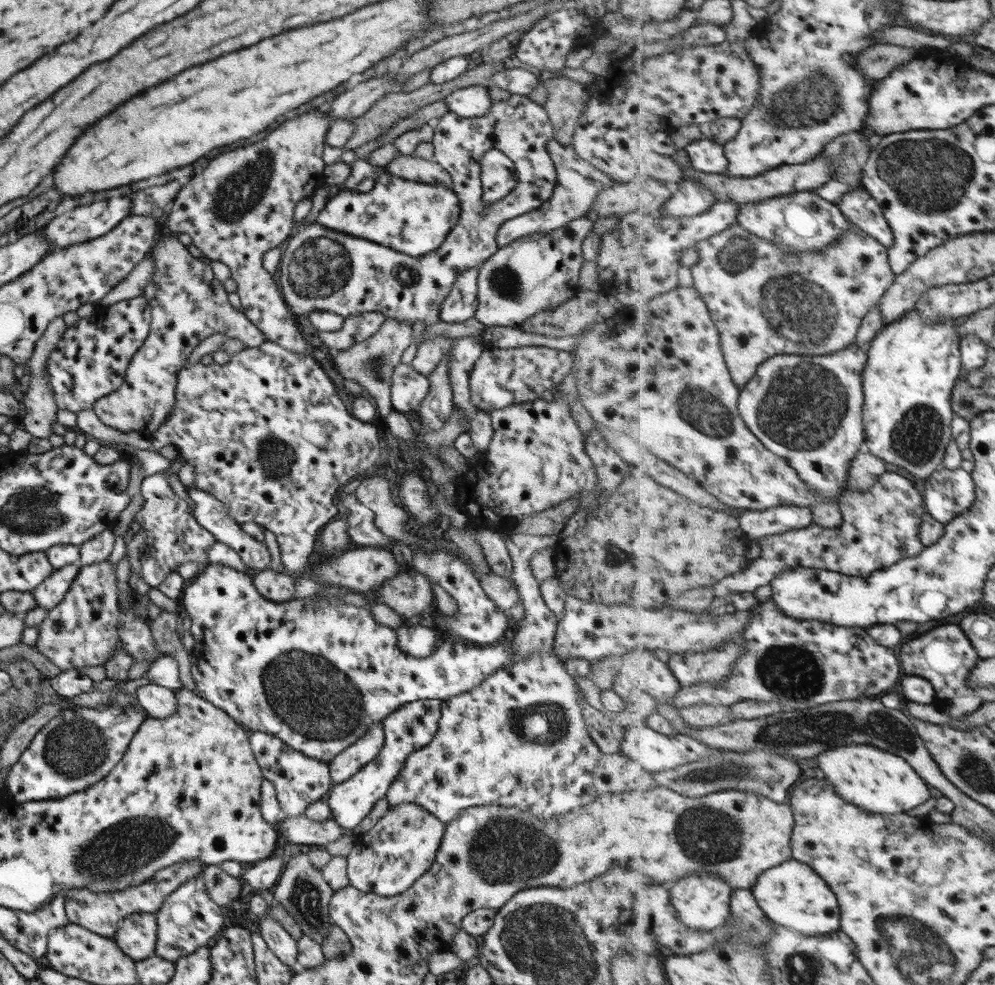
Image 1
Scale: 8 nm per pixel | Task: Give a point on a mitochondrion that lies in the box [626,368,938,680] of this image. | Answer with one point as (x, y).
(701, 408)

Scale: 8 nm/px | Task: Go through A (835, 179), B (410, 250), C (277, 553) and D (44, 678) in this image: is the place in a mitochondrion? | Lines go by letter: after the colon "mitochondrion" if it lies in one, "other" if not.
A: other
B: other
C: other
D: other

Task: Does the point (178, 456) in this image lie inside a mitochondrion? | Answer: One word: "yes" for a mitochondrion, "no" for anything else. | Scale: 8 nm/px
no

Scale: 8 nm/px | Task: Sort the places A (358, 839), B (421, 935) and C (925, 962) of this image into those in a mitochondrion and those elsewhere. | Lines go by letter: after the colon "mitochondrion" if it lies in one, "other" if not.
A: other
B: other
C: mitochondrion

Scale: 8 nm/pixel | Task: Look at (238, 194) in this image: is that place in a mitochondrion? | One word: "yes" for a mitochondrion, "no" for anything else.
yes

